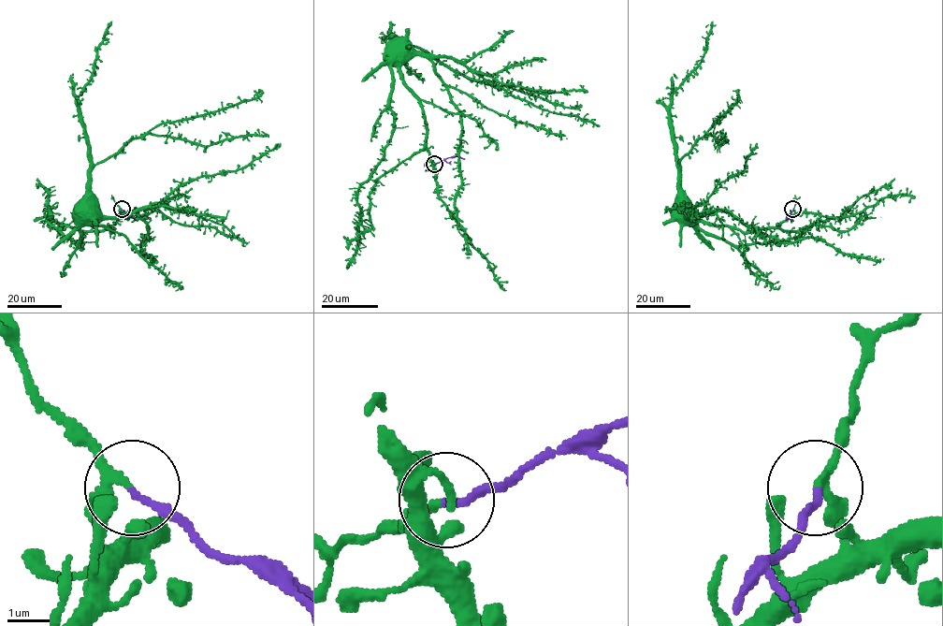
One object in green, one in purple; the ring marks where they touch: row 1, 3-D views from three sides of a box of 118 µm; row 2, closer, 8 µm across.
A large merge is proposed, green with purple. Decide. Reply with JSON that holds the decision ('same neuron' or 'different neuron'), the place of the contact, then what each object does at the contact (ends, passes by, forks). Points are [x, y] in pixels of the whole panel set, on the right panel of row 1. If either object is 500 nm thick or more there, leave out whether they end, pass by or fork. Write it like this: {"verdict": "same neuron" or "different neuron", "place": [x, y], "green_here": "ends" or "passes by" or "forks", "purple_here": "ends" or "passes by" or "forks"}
{"verdict": "different neuron", "place": [792, 209], "green_here": "passes by", "purple_here": "ends"}

